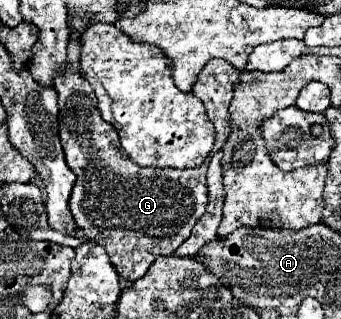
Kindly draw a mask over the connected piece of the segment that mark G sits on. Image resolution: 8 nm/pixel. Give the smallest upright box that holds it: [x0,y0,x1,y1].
[53,27,209,281]

